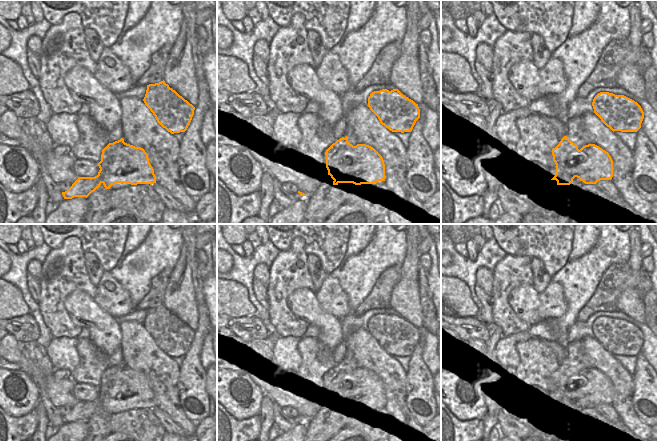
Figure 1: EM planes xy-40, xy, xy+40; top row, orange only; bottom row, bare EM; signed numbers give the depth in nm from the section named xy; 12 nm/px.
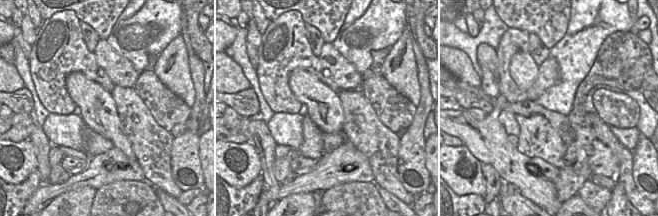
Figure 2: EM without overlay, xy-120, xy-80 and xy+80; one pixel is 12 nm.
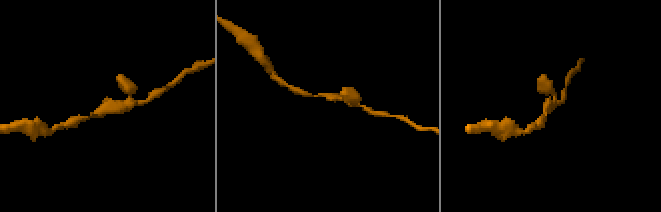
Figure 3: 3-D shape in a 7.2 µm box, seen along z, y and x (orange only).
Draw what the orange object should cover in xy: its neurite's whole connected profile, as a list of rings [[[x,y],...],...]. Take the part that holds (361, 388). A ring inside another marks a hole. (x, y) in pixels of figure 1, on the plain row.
[[[347,360],[340,362],[326,374],[326,392],[328,399],[334,404],[333,409],[339,407],[361,409],[385,405],[385,388],[382,380],[369,369],[353,370],[348,366]]]

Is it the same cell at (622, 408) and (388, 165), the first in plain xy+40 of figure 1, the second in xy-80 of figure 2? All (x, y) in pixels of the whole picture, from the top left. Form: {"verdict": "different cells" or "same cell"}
{"verdict": "same cell"}

